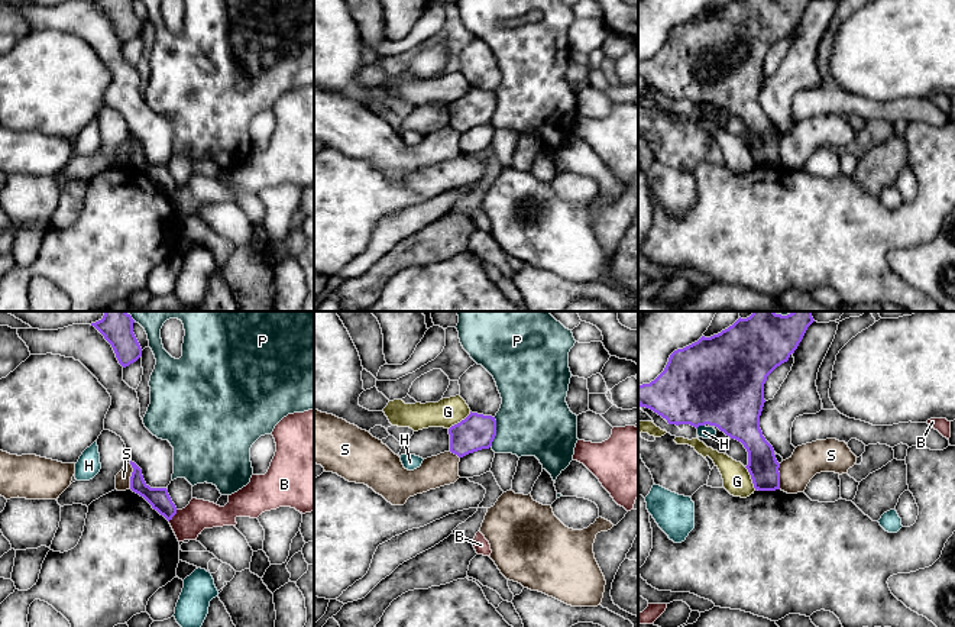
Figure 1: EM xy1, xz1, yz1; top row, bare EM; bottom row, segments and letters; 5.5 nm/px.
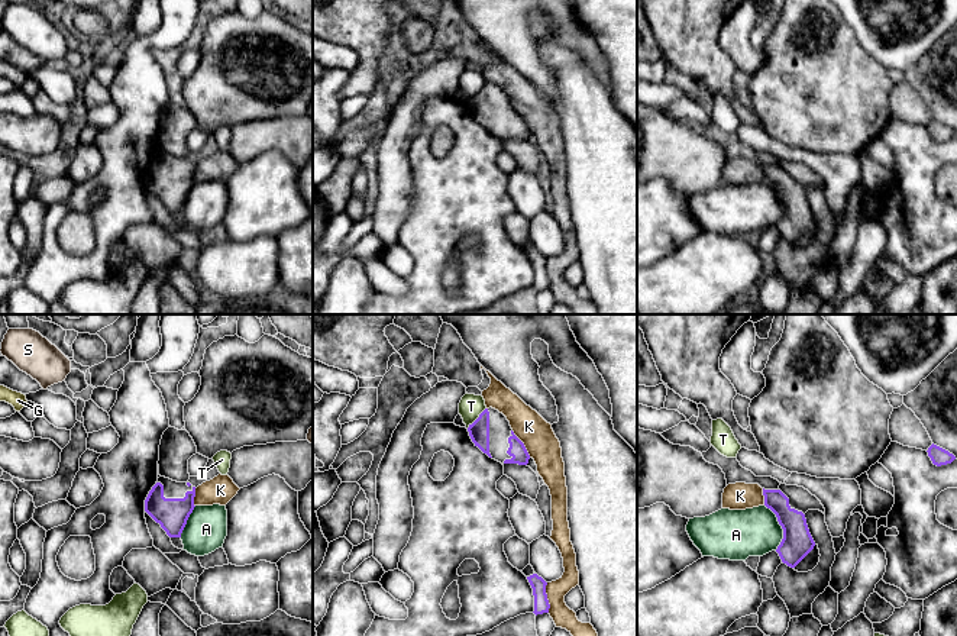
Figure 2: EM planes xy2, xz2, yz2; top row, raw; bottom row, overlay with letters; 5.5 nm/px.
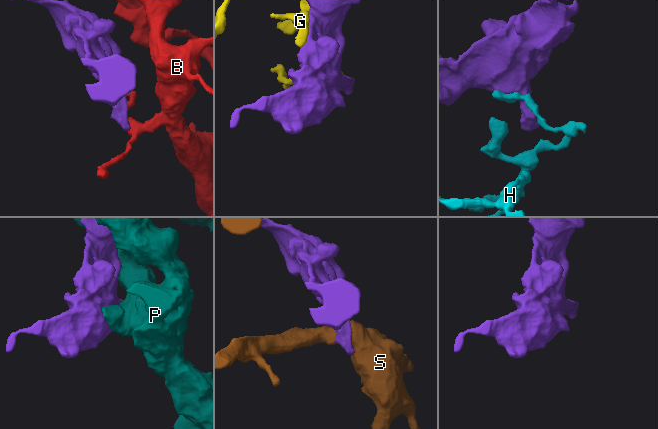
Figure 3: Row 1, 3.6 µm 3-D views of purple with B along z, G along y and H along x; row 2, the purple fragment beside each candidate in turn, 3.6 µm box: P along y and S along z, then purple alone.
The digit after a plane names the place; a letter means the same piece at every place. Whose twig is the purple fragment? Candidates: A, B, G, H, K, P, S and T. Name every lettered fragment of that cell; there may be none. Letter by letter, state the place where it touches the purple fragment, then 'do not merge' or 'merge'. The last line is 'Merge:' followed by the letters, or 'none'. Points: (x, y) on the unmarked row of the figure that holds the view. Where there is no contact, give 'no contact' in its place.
A: meets purple in yz2 at (782, 203); do not merge
B: meets purple in xy1 at (172, 191); do not merge
G: meets purple in yz1 at (751, 154); do not merge
H: meets purple in yz1 at (699, 100); do not merge
K: meets purple in xz2 at (546, 273); do not merge
P: meets purple in xz1 at (495, 107); do not merge
S: meets purple in xy1 at (130, 152); do not merge
T: meets purple in xz2 at (478, 93); do not merge
Merge: none

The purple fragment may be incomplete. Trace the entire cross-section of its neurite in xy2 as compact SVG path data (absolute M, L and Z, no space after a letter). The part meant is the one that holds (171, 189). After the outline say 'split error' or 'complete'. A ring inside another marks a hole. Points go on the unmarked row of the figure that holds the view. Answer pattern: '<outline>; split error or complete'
M159 152L145 175L145 187L169 213L181 213L194 185L195 162Z; split error

